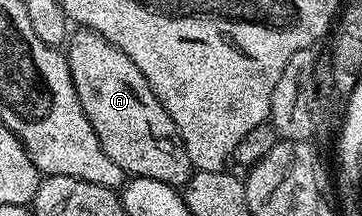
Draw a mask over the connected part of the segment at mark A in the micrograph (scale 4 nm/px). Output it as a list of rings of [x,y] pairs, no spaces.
[[[84,27],[78,28],[70,36],[64,55],[69,61],[71,79],[75,83],[83,115],[87,115],[103,151],[107,151],[107,159],[111,159],[111,163],[119,163],[121,170],[130,178],[146,177],[174,187],[188,185],[195,172],[193,164],[171,115],[167,115],[147,79],[143,79],[143,71],[139,71],[139,67],[135,67],[135,63],[131,63],[131,59],[127,59],[119,47],[107,43],[107,39]]]

